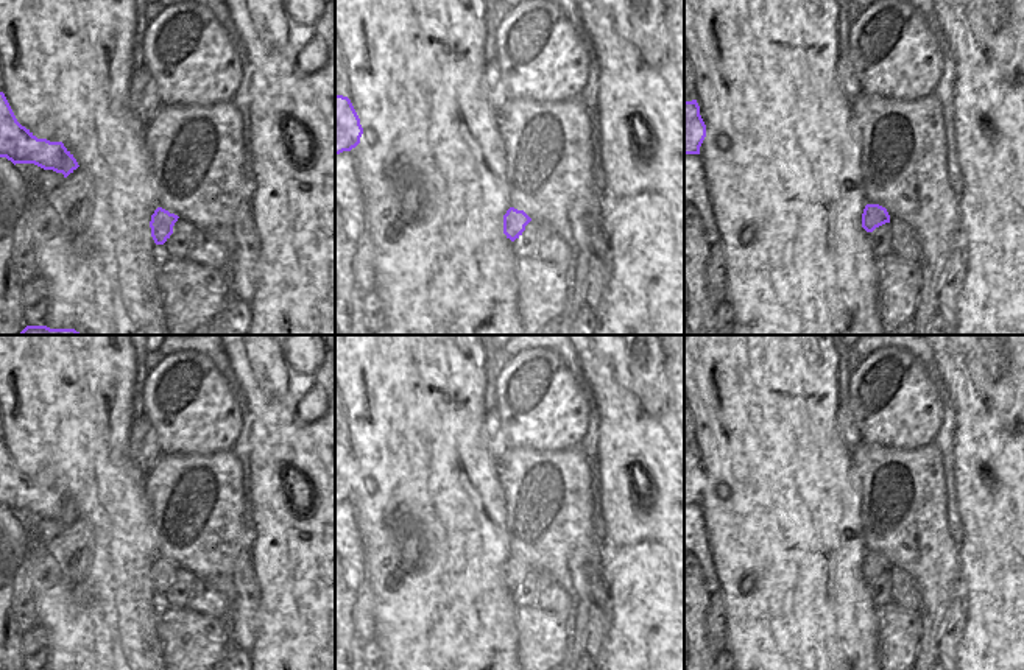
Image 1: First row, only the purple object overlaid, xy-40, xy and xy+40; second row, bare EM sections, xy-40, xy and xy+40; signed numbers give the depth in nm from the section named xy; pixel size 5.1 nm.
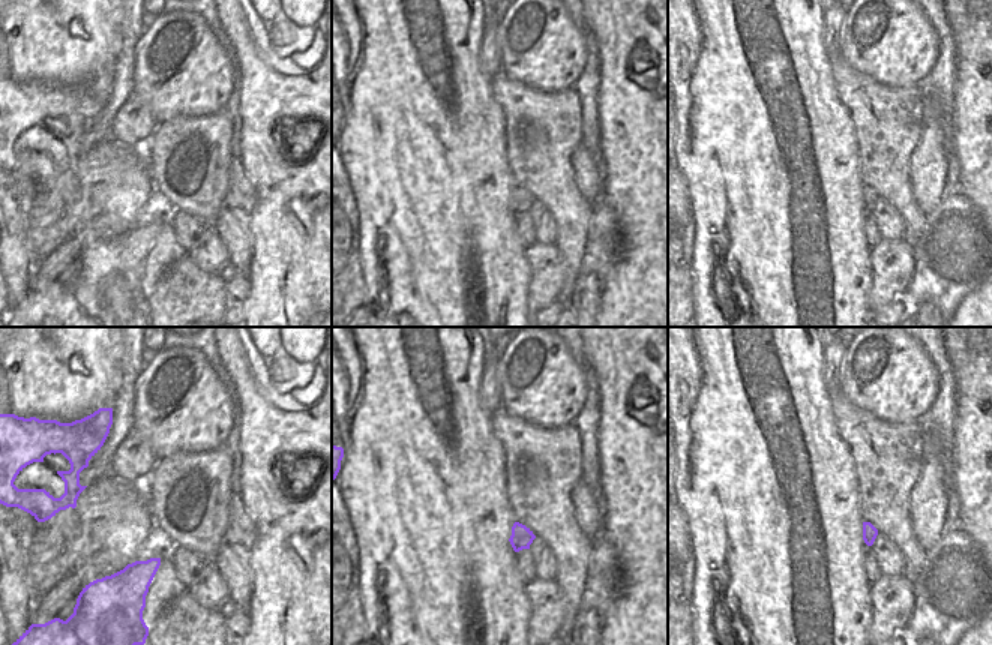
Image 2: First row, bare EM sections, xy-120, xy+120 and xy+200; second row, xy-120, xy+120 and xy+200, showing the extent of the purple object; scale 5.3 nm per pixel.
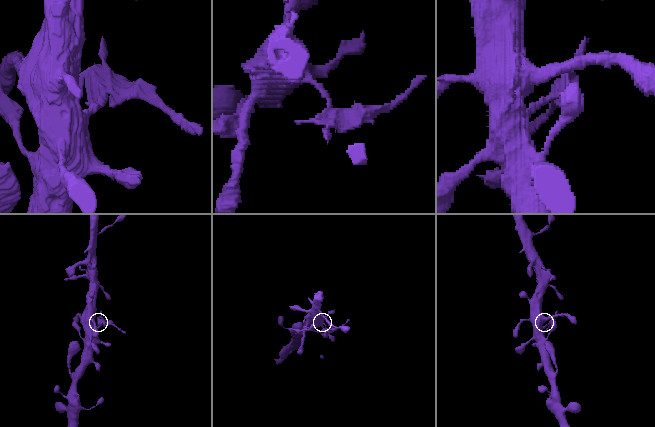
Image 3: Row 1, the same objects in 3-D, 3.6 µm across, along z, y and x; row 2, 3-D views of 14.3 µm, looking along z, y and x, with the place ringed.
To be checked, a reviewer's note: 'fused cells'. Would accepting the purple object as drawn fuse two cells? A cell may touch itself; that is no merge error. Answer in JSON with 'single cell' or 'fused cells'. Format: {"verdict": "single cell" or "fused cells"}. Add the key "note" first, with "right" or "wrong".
{"note": "right", "verdict": "fused cells"}

